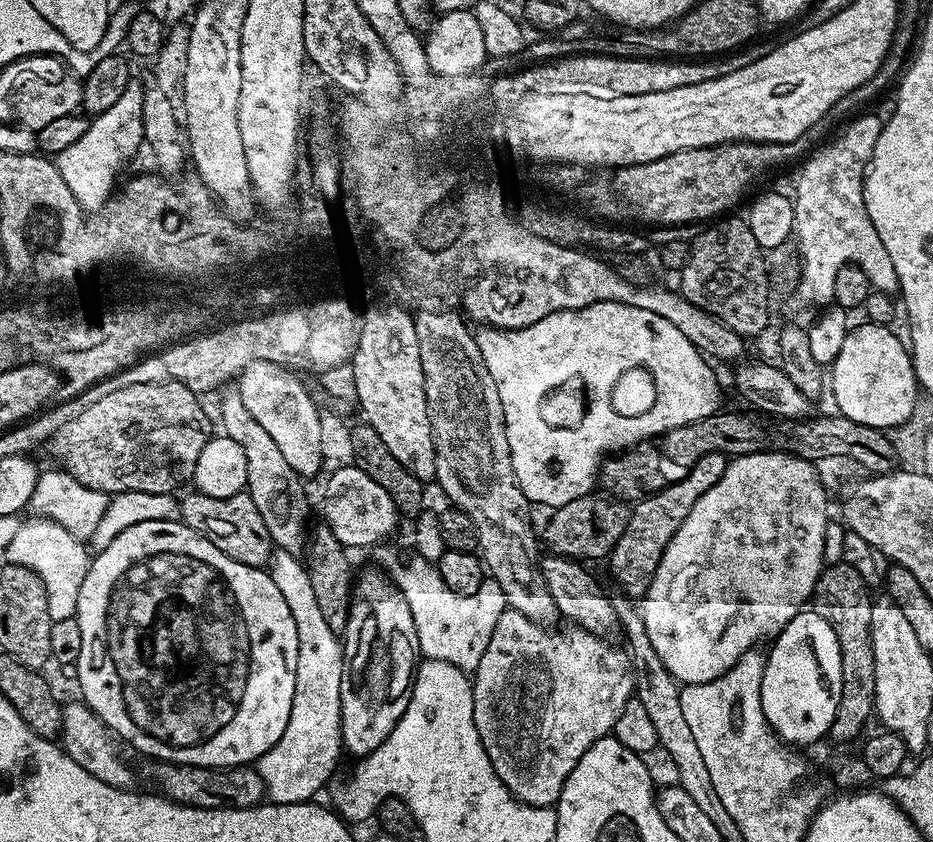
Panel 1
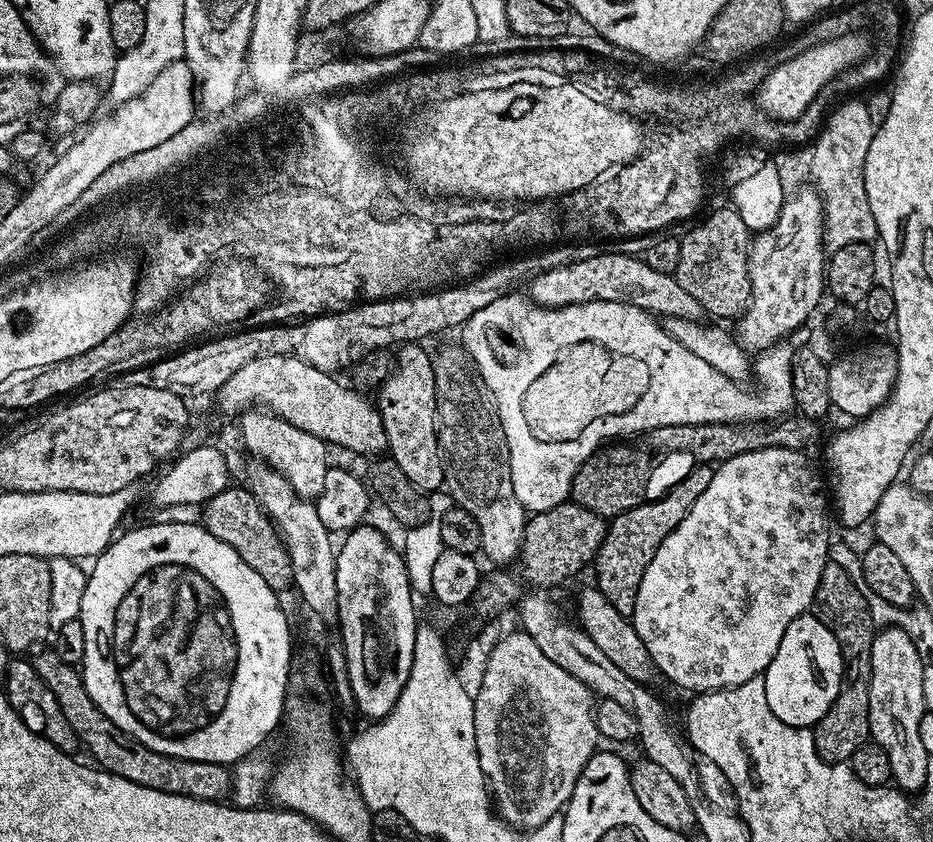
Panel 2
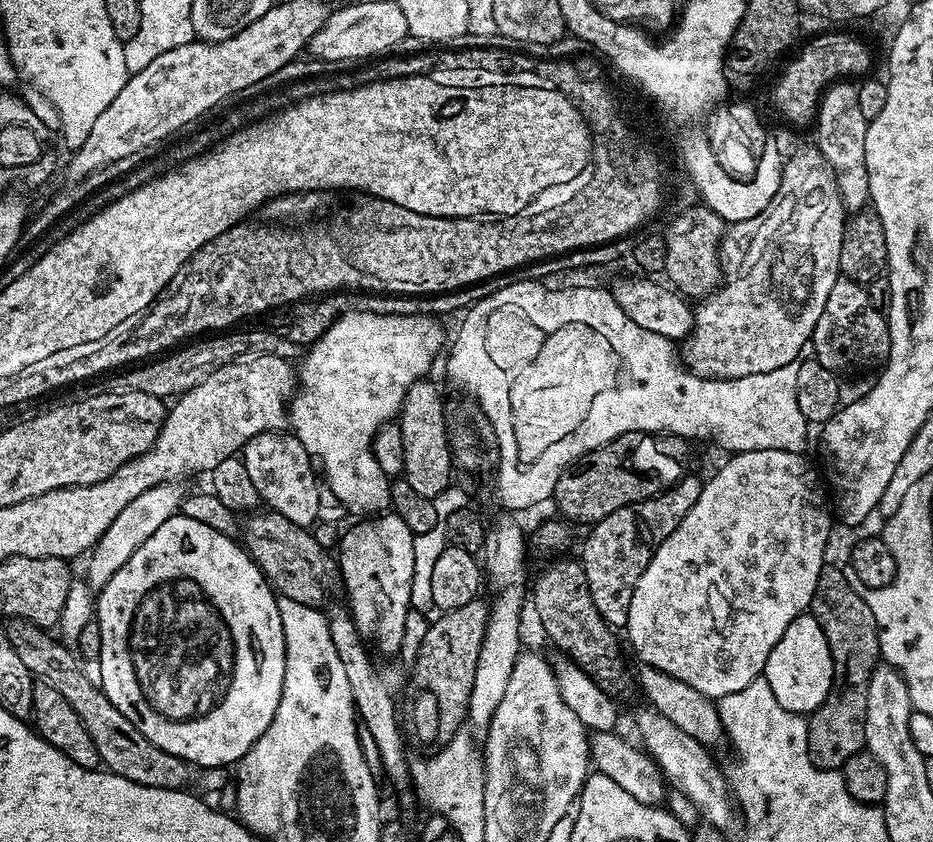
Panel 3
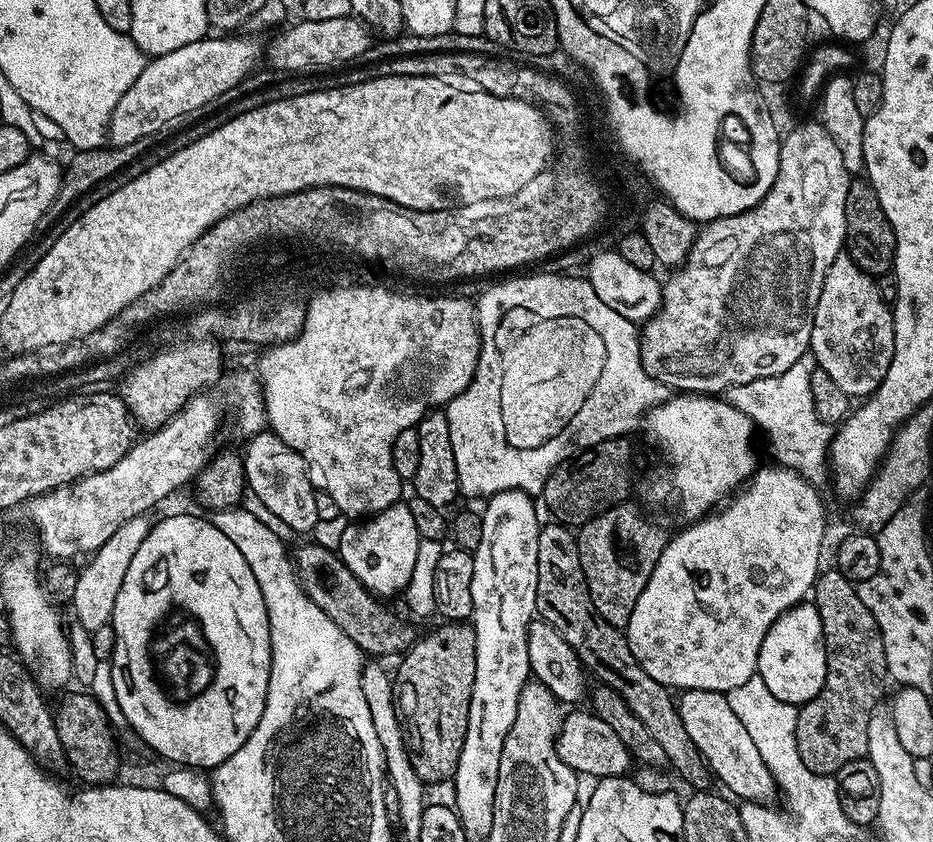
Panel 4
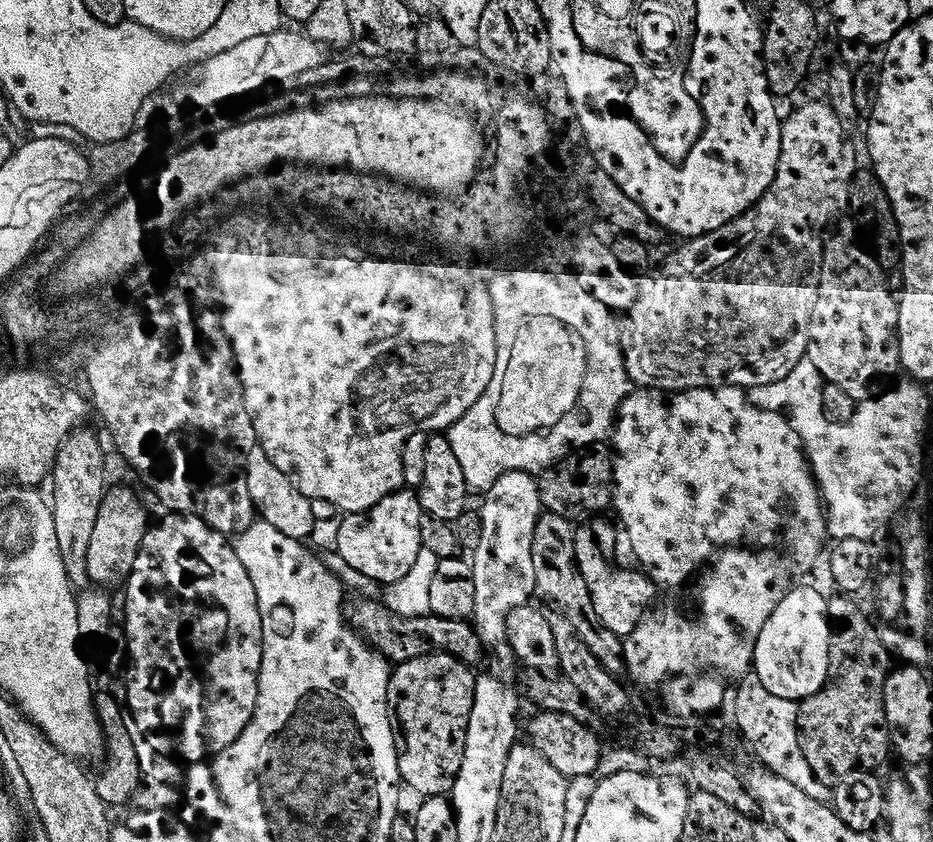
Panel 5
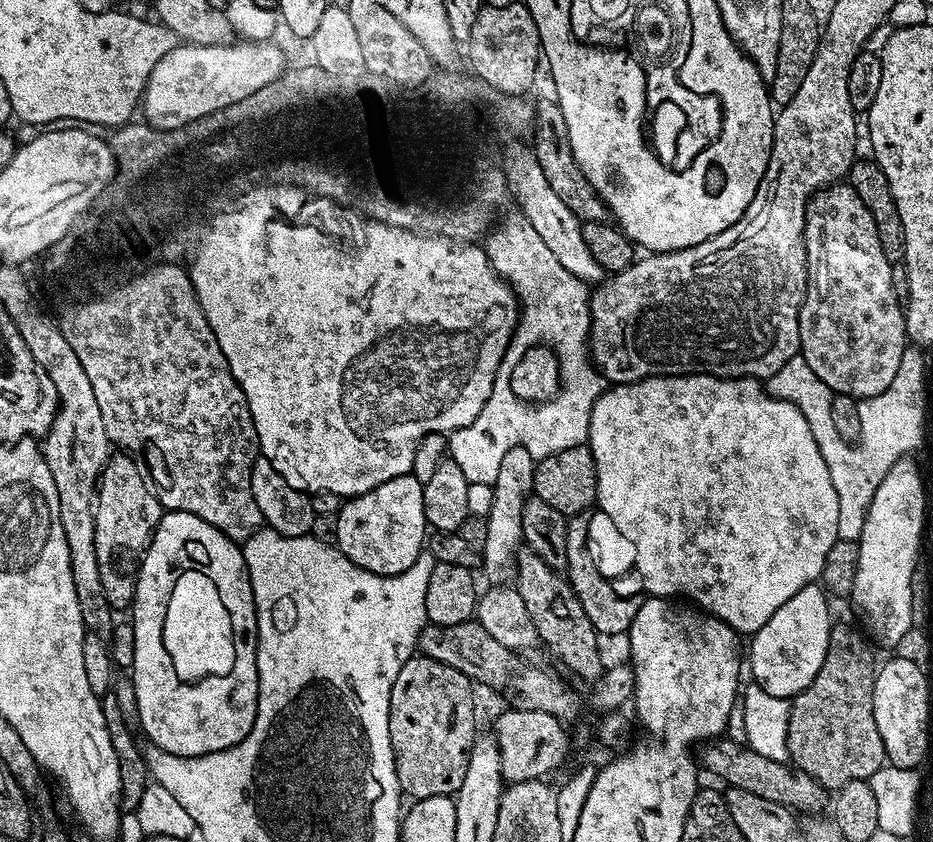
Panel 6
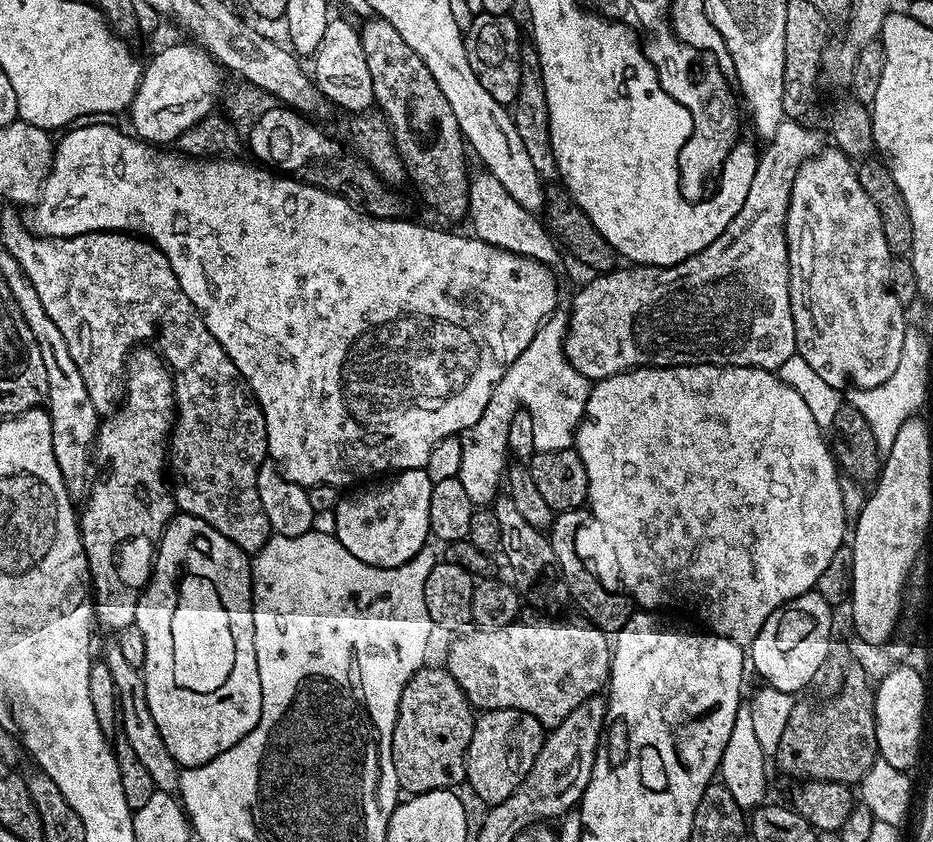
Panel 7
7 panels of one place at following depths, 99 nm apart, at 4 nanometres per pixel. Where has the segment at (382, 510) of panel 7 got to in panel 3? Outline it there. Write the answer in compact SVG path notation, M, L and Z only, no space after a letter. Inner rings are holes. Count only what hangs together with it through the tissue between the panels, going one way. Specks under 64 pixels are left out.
M392 510L359 521L340 540L338 576L348 595L346 611L361 641L380 652L399 653L406 612L412 604L414 542L406 526Z

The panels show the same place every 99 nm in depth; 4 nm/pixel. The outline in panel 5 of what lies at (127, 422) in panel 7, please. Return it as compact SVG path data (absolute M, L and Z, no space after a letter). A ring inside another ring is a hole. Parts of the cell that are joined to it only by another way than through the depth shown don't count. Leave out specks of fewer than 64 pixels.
M109 487L101 498L101 506L94 524L94 532L90 537L89 554L86 558L91 583L96 586L123 585L134 566L134 558L149 527L148 512L140 505L139 498L128 488Z

